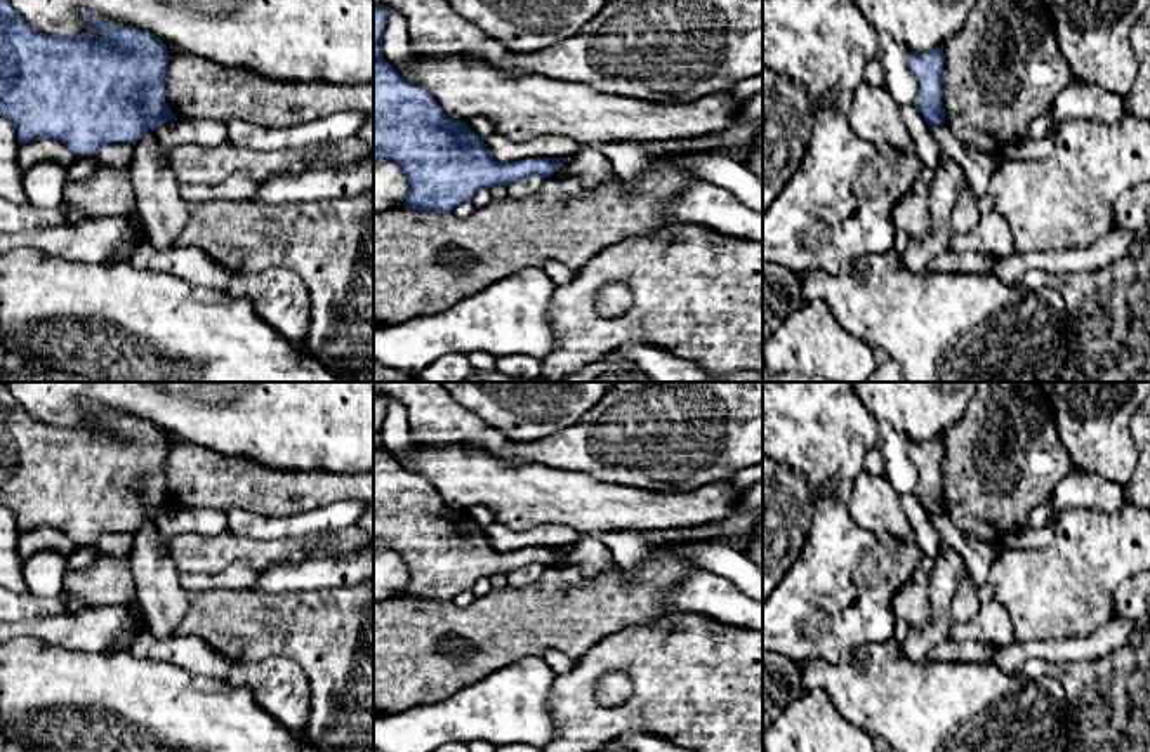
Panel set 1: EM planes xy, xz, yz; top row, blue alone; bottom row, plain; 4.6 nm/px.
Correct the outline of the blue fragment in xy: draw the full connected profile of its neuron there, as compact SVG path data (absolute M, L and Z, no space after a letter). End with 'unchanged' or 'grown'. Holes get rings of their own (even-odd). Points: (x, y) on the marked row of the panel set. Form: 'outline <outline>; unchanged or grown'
outline M0 0L0 116L10 120L17 127L17 141L28 144L47 137L63 142L76 156L97 155L97 151L111 142L135 144L148 130L156 130L163 123L174 122L175 116L165 102L165 71L169 64L169 50L160 40L142 33L132 26L116 26L101 17L82 12L82 17L94 28L80 36L56 36L31 28L10 5L9 0Z; unchanged

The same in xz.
outline M373 3L373 160L389 158L408 177L403 207L450 214L479 189L528 175L551 177L565 158L497 162L467 122L448 118L427 90L412 89L384 61L384 31L393 10Z; unchanged

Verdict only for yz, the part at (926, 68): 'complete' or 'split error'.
complete

